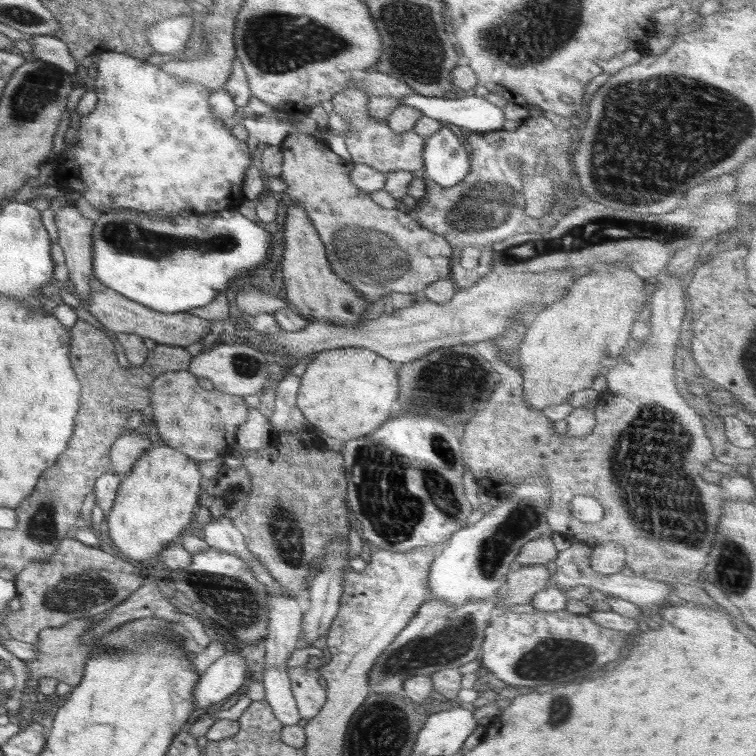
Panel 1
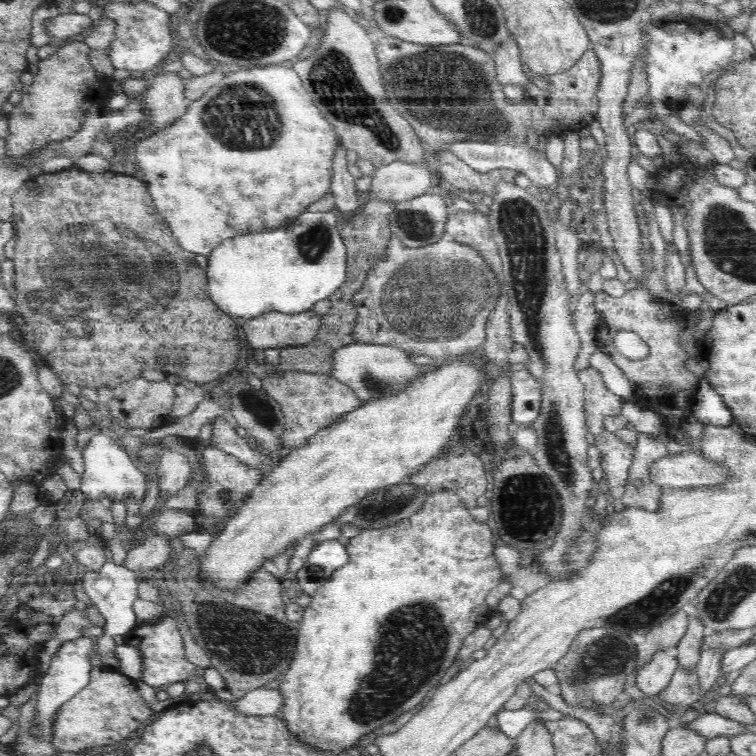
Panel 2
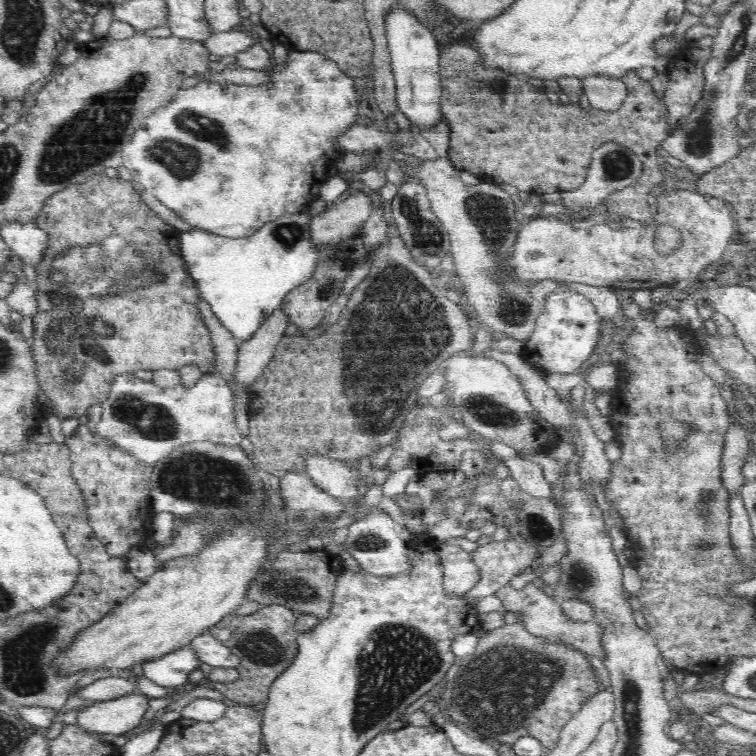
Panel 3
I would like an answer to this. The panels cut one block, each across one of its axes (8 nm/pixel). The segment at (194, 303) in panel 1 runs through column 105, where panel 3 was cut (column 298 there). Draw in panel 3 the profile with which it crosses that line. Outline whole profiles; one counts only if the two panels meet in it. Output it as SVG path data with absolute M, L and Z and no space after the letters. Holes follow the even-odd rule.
M303 211L296 214L276 217L250 236L230 238L218 236L213 232L202 229L182 231L179 236L179 251L186 264L190 277L194 279L199 294L218 318L220 324L232 333L238 344L252 338L252 334L270 316L271 312L281 307L285 296L302 283L314 276L318 264L325 258L341 258L341 260L356 263L363 258L367 251L358 236L341 241L339 244L324 244L316 246L311 240L310 219Z

